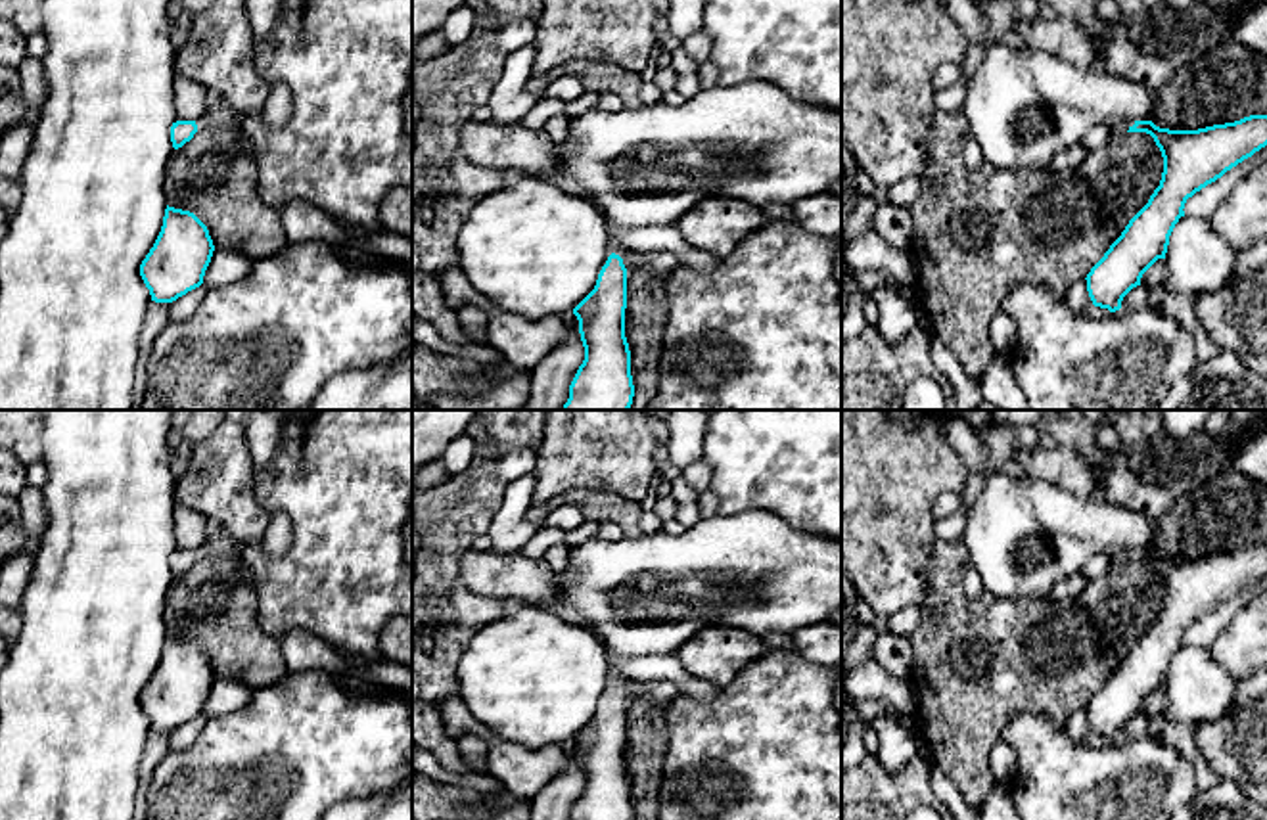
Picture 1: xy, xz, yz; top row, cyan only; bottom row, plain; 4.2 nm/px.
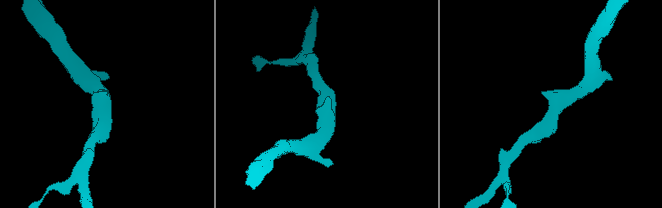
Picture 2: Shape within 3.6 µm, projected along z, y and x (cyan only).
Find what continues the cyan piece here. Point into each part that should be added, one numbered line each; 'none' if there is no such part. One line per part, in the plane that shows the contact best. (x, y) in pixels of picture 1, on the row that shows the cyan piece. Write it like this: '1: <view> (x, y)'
1: xz (658, 261)

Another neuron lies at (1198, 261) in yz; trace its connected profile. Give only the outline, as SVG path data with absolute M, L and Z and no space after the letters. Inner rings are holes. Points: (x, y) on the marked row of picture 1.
M1181 216L1169 236L1162 289L1188 297L1215 291L1234 270L1234 253L1236 249L1213 232L1209 220Z

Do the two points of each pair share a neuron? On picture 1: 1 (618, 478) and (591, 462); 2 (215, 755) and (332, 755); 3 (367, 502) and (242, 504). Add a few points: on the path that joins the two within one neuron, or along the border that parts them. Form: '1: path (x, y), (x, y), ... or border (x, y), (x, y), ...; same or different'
1: path (612, 472), (602, 462), (597, 462); same
2: path (244, 755), (271, 750), (280, 740), (303, 744); same
3: border (253, 472), (253, 497), (269, 514); different

